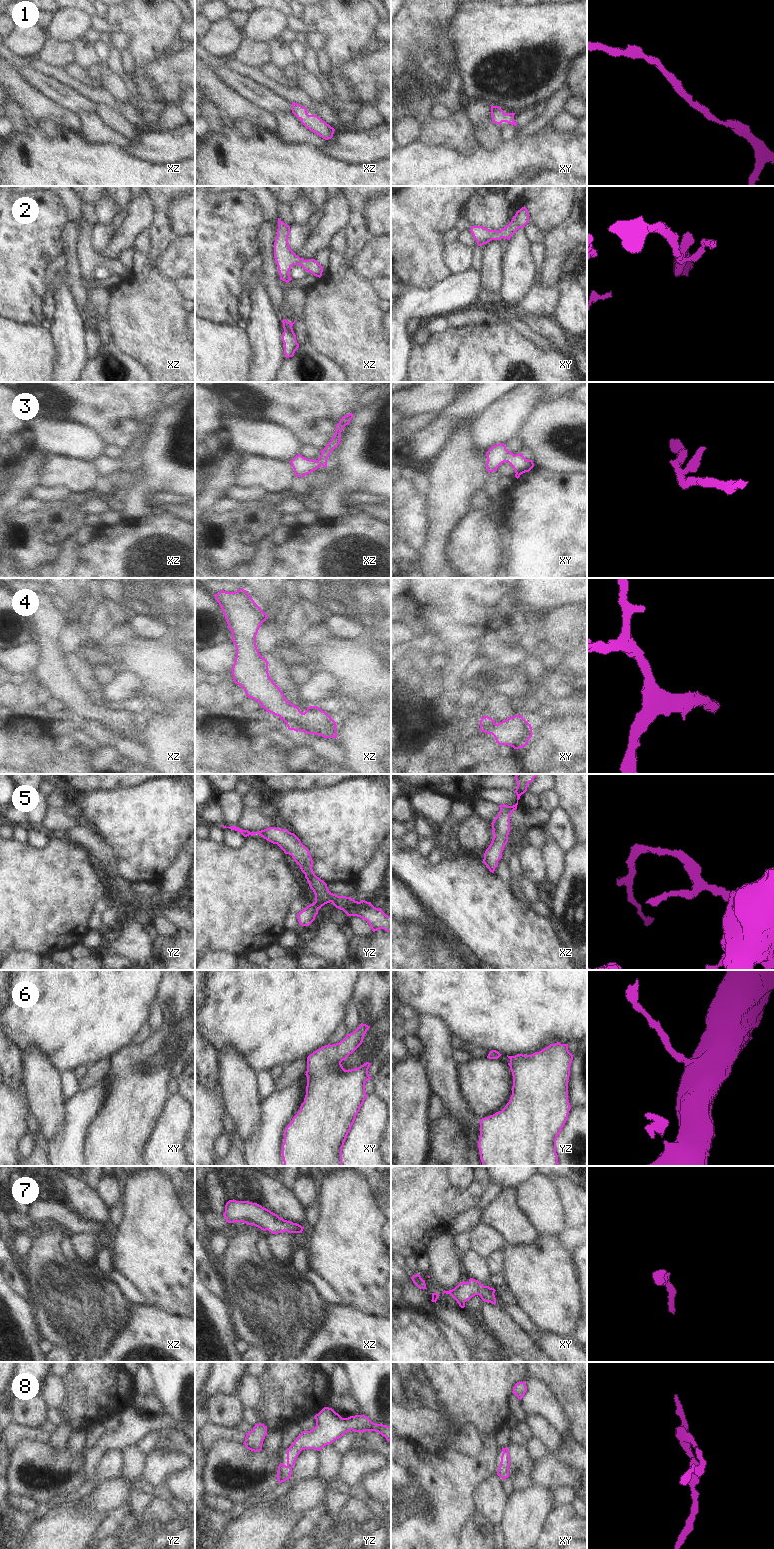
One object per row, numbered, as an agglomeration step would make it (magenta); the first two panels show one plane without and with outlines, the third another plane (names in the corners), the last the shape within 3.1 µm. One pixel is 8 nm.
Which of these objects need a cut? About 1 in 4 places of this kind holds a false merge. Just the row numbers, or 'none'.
none

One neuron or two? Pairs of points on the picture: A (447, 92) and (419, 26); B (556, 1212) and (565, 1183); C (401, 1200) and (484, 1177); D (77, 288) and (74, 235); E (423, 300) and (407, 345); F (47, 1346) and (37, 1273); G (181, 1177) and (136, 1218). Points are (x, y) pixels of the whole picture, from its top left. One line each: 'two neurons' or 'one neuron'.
A: one neuron
B: two neurons
C: one neuron
D: one neuron
E: one neuron
F: two neurons
G: two neurons

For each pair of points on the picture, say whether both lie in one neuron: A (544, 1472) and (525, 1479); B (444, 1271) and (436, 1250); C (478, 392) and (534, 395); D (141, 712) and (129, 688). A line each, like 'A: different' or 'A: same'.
A: different
B: same
C: different
D: different

